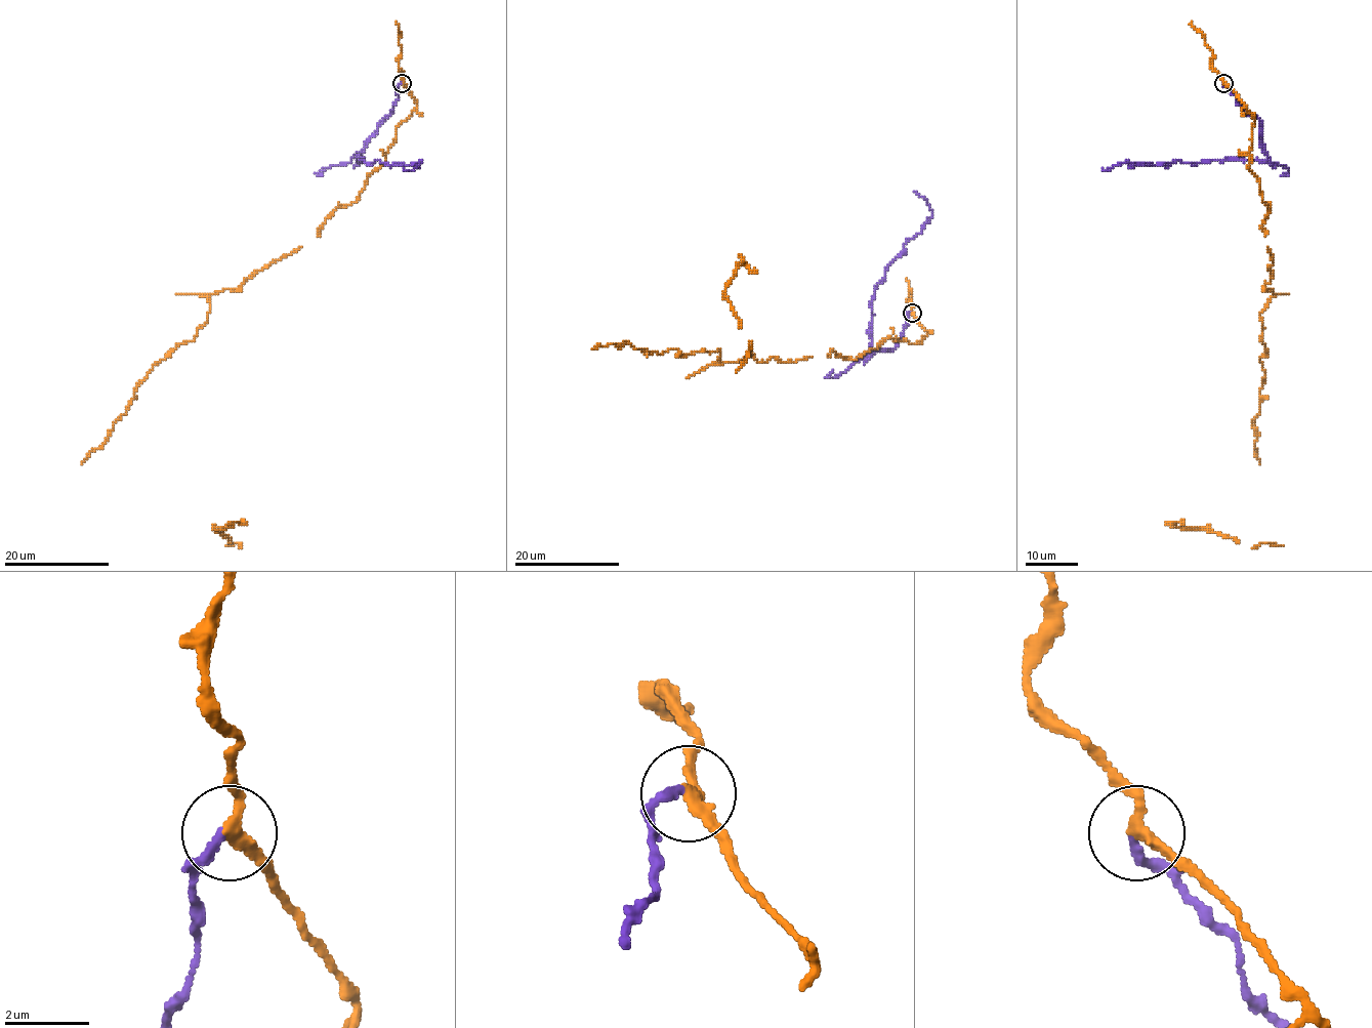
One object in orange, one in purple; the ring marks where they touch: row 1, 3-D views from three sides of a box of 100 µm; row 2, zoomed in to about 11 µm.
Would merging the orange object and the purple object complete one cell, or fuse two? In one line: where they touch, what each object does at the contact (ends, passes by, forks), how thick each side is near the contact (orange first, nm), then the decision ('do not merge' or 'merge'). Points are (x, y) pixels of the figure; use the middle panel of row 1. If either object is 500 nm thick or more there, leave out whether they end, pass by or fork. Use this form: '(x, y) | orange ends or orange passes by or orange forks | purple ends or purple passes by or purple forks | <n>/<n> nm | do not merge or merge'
(912, 313) | orange passes by | purple ends | 240/240 nm | do not merge

